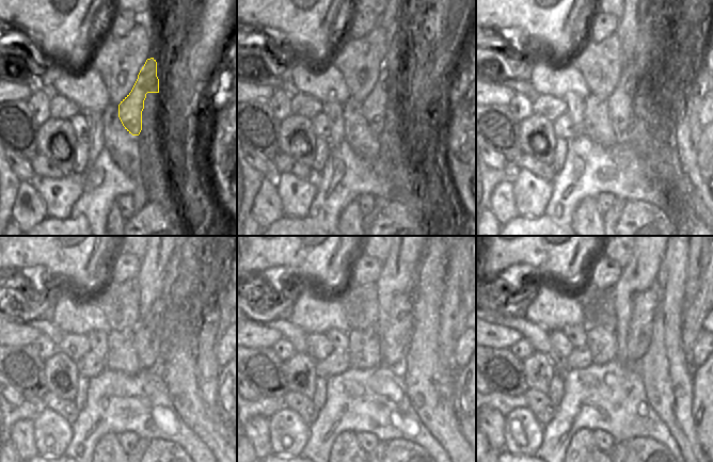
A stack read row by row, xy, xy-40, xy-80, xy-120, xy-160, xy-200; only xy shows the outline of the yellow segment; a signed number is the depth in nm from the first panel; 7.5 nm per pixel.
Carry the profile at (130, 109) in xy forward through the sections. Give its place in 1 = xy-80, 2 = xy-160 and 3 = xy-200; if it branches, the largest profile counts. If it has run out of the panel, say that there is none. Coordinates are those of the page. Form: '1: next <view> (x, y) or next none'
1: next xy-80 (621, 104)
2: next xy-160 (395, 340)
3: next xy-200 (645, 303)

